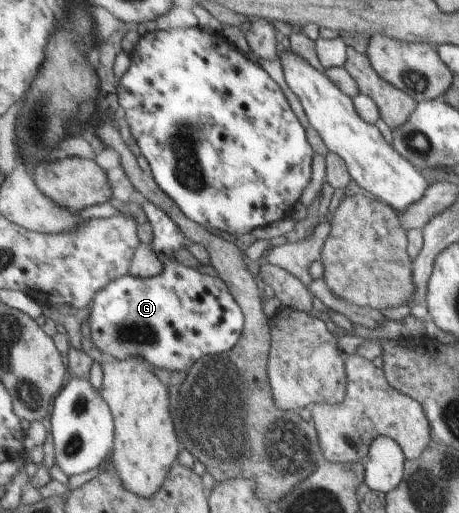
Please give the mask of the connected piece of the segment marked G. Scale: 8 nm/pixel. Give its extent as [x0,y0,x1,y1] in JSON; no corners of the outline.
[88,201,244,372]

